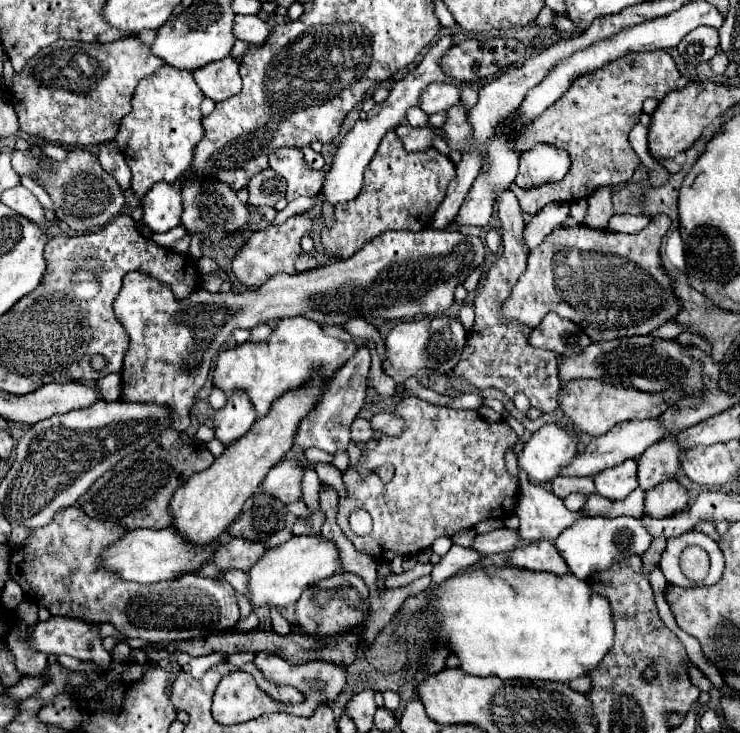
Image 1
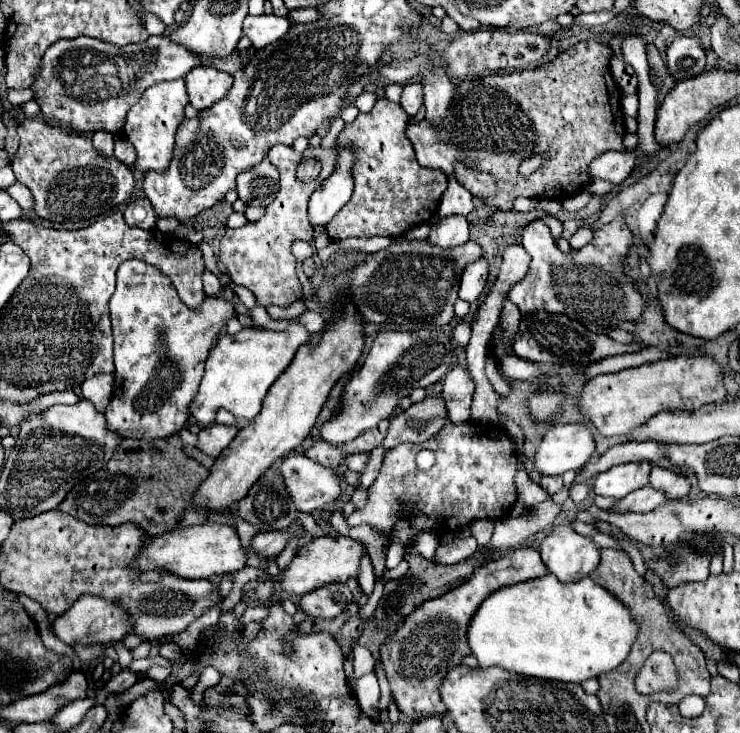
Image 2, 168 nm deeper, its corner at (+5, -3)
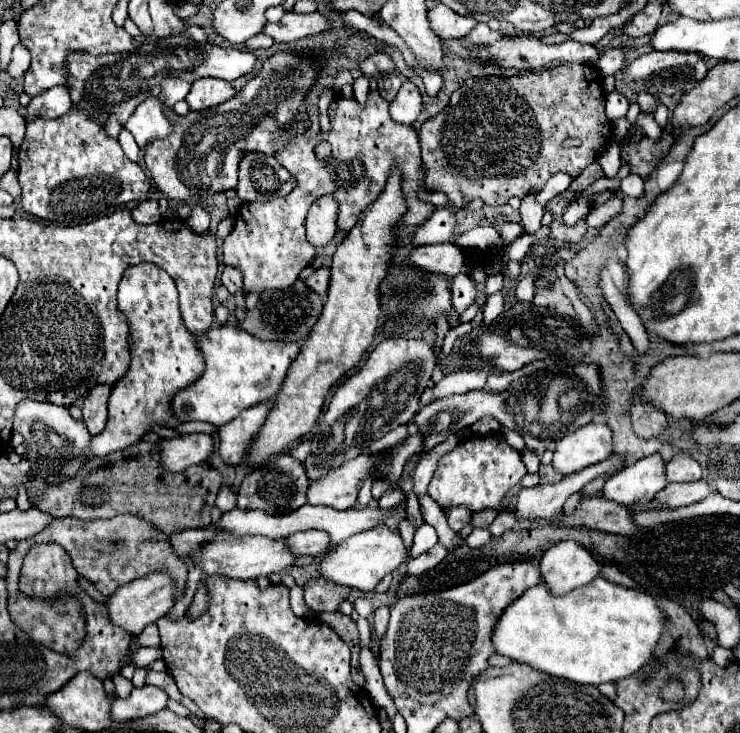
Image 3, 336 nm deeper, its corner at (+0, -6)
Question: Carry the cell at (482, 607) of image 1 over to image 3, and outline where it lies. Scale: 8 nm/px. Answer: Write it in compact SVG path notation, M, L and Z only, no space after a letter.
M598 576L594 582L588 582L586 586L564 596L552 596L544 584L528 588L518 600L512 602L512 606L504 610L502 618L498 620L498 626L494 628L494 648L498 654L510 656L512 660L528 664L536 670L544 670L552 676L598 686L628 678L646 666L654 656L664 626L666 616L650 594L634 588L622 588L620 584Z

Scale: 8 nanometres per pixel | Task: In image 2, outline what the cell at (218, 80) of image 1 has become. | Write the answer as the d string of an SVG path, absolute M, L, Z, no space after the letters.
M201 65L189 71L189 75L185 75L185 83L191 105L197 111L203 111L229 95L233 77L211 65Z

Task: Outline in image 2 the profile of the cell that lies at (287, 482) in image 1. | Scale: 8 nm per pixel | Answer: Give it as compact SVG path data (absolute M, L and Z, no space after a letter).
M305 455L285 457L279 465L279 471L285 479L285 489L301 513L323 509L323 505L335 501L341 493L337 473Z

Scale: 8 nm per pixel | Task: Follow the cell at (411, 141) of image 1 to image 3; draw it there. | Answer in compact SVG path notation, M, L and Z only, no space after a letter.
M560 64L542 72L524 72L524 76L484 76L484 78L466 78L460 88L452 94L450 100L456 100L456 104L448 104L438 116L434 116L432 120L424 122L420 128L420 146L422 146L422 160L426 164L426 190L428 192L444 192L448 196L448 202L454 210L466 208L466 204L474 198L482 198L484 204L492 204L492 206L500 206L506 204L508 198L518 196L522 198L524 194L528 194L530 190L542 190L544 184L548 182L550 176L554 176L556 172L568 172L572 178L576 178L588 164L592 164L598 154L604 150L604 146L610 142L612 138L612 124L608 122L606 114L604 114L604 90L602 90L602 80L600 80L600 72L596 72L594 68L586 66L586 64Z

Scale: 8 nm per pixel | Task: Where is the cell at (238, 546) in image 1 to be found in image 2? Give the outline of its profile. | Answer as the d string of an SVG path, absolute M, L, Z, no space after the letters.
M263 531L253 537L251 547L261 559L269 559L269 557L277 557L283 551L287 539L289 539L289 531Z

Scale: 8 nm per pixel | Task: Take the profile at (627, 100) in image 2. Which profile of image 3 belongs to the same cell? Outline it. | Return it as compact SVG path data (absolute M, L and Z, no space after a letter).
M612 92L606 96L606 118L608 120L616 120L626 116L628 110L628 100L626 96L622 96L620 92Z

